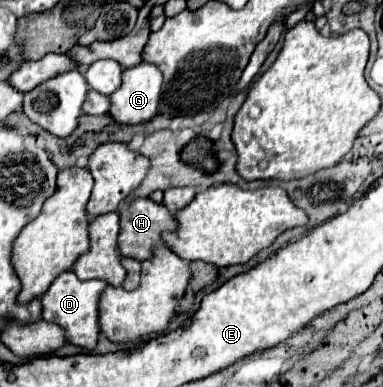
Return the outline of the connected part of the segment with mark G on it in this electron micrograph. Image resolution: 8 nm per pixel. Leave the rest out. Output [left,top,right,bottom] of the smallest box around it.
[109,62,163,124]

